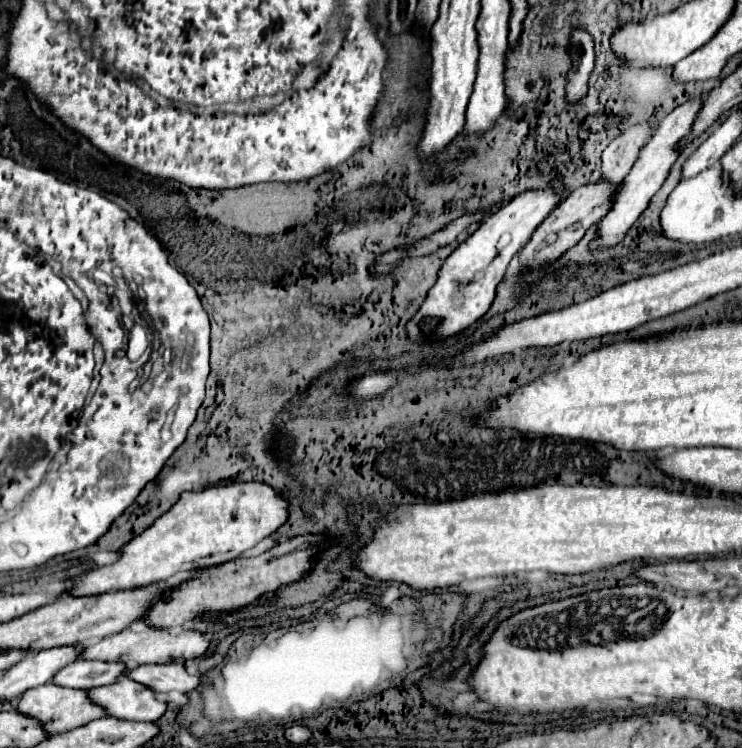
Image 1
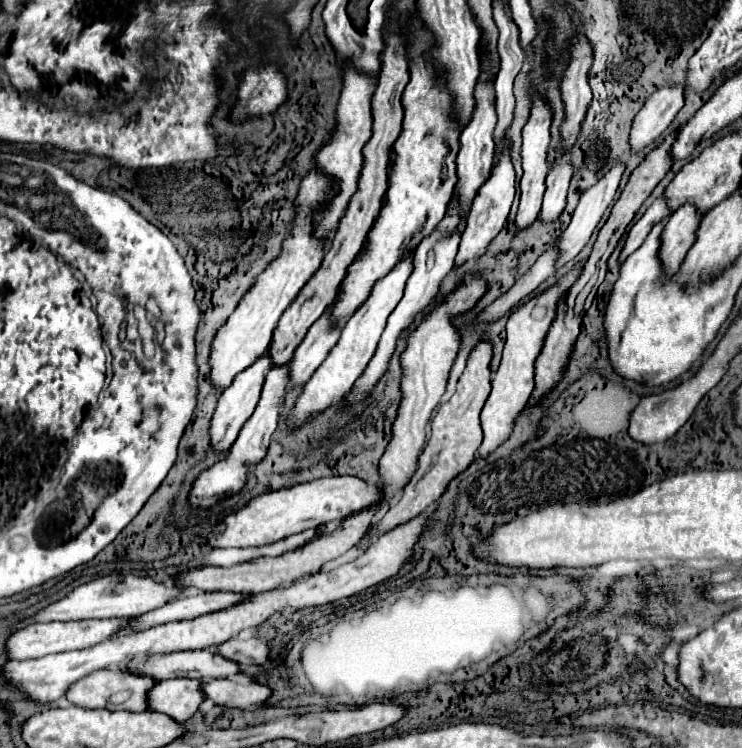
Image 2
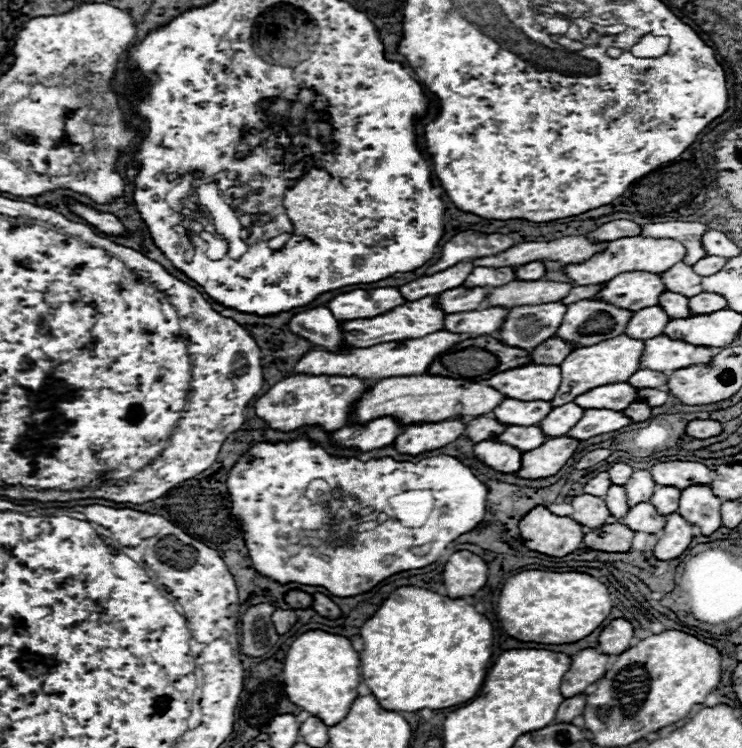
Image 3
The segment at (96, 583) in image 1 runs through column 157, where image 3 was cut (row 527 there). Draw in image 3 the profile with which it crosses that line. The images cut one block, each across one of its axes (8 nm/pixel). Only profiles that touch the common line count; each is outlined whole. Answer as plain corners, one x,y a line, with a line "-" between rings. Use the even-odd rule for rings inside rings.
544,506
534,508
522,518
520,534
526,548
556,558
576,552
584,540
582,524
568,516
554,516

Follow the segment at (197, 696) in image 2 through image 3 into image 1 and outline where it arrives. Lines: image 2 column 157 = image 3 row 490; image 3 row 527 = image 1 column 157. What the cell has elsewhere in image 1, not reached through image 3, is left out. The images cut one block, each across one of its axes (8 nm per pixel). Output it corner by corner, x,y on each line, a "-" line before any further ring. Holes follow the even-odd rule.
126,676
118,678
114,684
92,688
90,698
106,708
108,716
120,720
150,720
156,722
166,712
166,702
158,700
154,690
130,680

